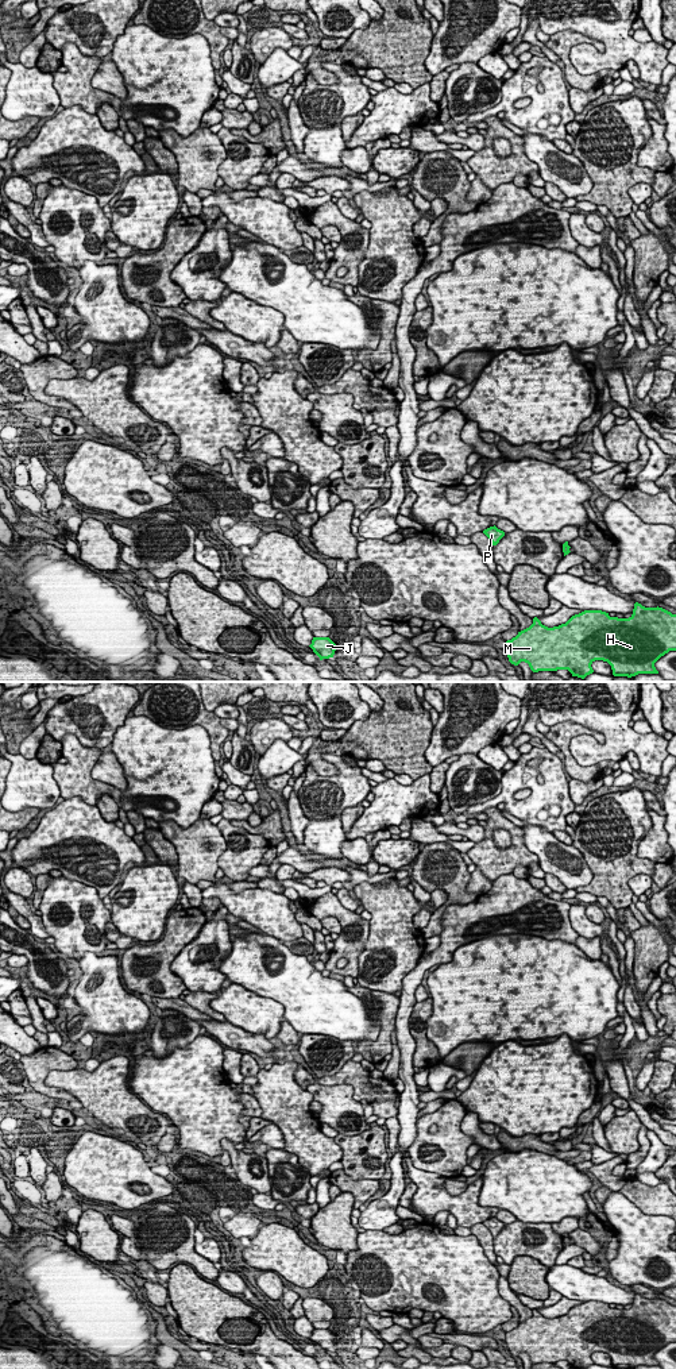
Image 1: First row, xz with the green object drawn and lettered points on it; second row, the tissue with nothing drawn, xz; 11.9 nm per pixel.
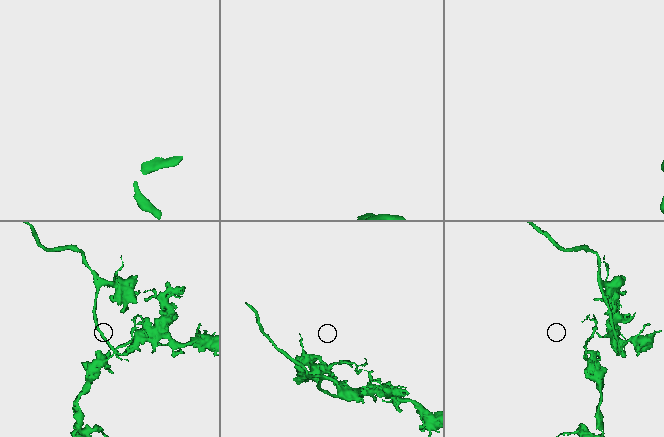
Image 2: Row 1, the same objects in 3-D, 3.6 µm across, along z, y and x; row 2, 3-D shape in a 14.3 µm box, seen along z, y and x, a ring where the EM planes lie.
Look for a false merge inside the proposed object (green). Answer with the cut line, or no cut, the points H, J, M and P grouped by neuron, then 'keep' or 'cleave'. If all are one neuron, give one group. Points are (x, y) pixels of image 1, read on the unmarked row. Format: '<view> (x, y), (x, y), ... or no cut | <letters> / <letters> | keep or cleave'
xz (563, 1236), (567, 1237) | H J M / P | cleave

